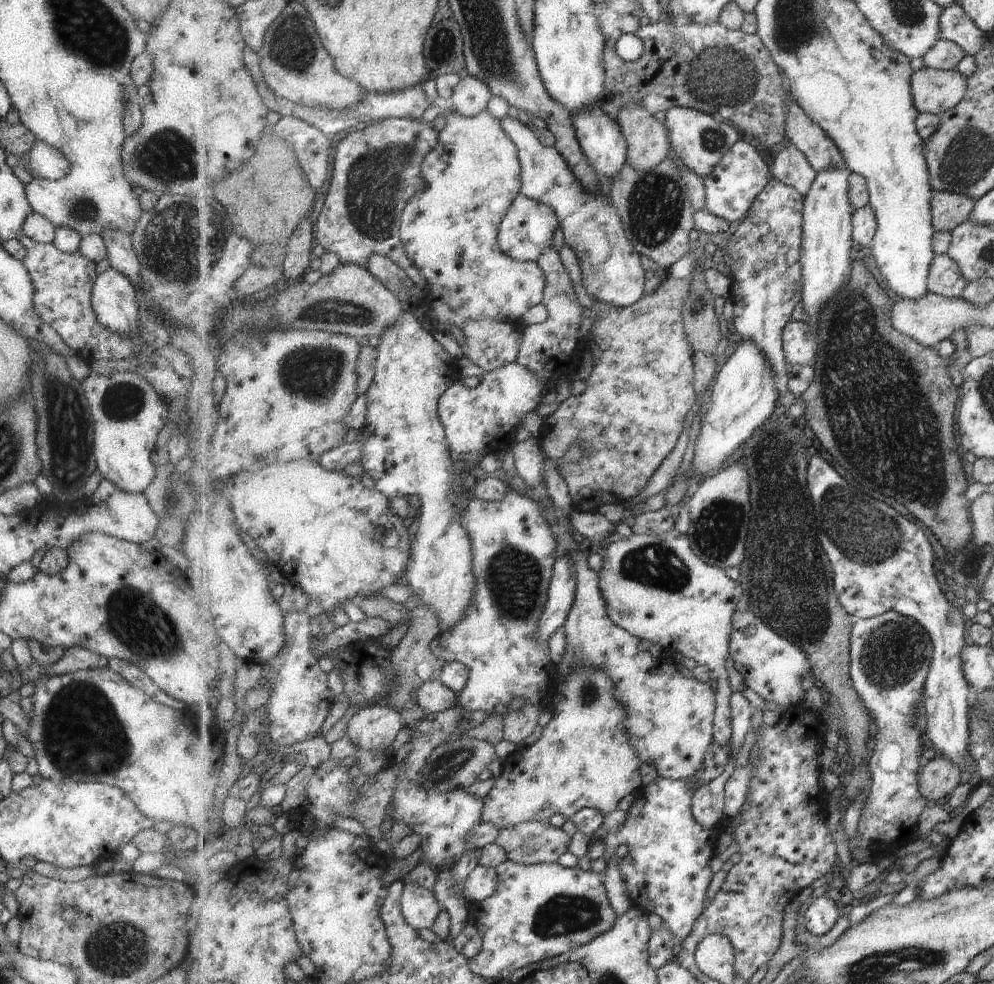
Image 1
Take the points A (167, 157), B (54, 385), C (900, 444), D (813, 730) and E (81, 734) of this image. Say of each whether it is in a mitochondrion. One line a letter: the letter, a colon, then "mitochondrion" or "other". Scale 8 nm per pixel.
A: mitochondrion
B: mitochondrion
C: mitochondrion
D: other
E: mitochondrion

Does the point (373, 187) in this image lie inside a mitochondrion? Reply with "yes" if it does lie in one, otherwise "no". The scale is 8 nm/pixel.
yes

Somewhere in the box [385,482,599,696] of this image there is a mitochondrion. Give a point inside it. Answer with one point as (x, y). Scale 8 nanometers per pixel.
(514, 577)

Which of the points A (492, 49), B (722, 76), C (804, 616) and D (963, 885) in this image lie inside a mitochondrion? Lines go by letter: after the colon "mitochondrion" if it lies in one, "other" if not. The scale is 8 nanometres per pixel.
A: mitochondrion
B: mitochondrion
C: mitochondrion
D: other

